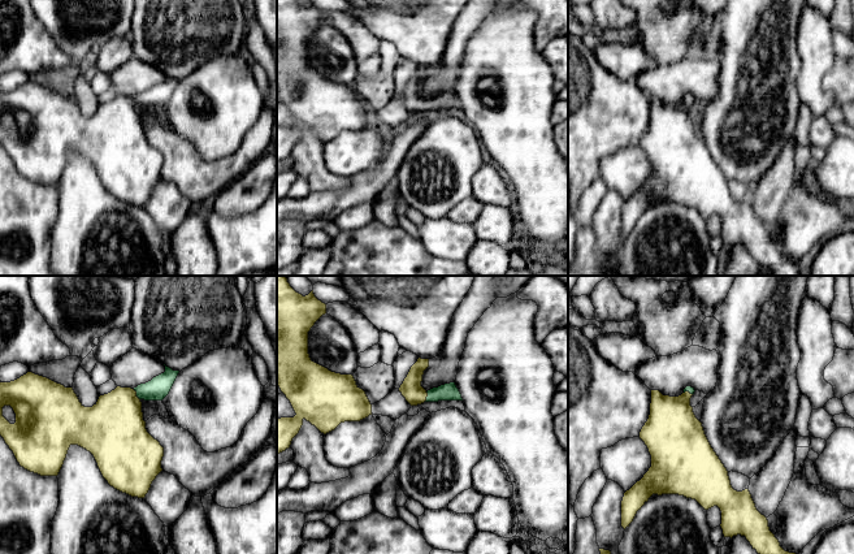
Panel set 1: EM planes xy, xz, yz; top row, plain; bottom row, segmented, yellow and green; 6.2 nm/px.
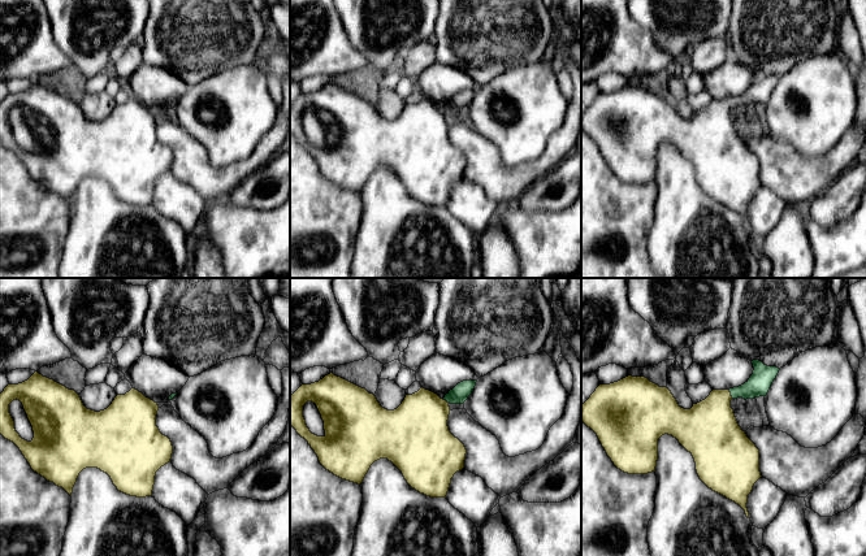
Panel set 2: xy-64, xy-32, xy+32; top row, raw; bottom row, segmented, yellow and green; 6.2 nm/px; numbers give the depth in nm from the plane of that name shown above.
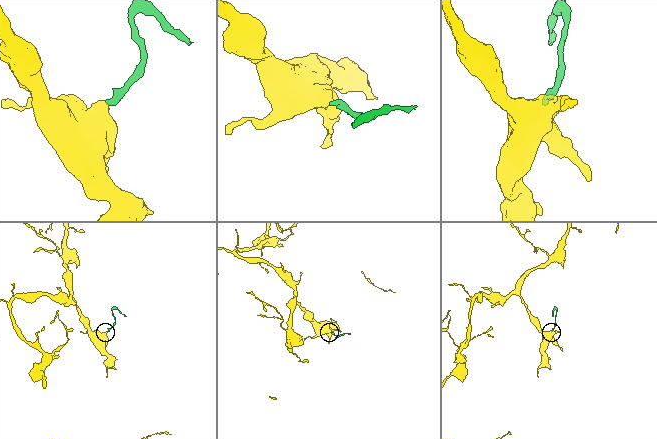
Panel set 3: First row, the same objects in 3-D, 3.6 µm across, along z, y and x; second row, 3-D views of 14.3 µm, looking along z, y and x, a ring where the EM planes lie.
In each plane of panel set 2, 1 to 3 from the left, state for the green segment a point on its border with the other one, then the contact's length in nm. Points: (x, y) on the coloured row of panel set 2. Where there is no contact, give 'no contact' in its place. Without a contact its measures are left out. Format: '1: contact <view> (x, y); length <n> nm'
1: no contact
2: contact xy-32 (445, 400); length 50 nm
3: contact xy+32 (730, 394); length 60 nm

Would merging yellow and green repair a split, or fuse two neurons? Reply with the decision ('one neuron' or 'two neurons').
one neuron

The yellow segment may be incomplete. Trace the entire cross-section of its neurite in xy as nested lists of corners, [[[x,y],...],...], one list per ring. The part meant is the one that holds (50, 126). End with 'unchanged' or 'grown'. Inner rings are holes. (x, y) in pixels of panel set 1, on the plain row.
[[[165,74],[165,81],[151,90],[134,98],[117,95],[110,101],[100,104],[92,116],[84,116],[73,96],[65,96],[47,86],[27,81],[14,90],[0,91],[0,144],[19,174],[40,185],[57,185],[69,156],[78,153],[94,164],[103,186],[110,195],[131,205],[144,207],[152,190],[162,179],[164,156],[147,140],[140,109],[162,109],[169,103],[178,82],[179,79]]] | grown

